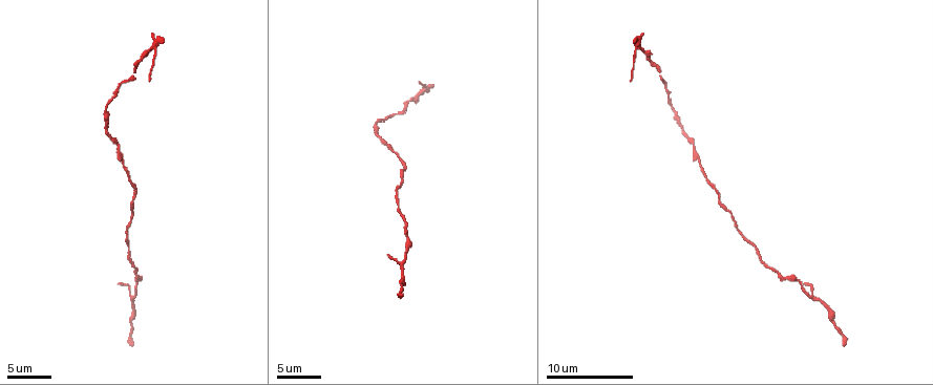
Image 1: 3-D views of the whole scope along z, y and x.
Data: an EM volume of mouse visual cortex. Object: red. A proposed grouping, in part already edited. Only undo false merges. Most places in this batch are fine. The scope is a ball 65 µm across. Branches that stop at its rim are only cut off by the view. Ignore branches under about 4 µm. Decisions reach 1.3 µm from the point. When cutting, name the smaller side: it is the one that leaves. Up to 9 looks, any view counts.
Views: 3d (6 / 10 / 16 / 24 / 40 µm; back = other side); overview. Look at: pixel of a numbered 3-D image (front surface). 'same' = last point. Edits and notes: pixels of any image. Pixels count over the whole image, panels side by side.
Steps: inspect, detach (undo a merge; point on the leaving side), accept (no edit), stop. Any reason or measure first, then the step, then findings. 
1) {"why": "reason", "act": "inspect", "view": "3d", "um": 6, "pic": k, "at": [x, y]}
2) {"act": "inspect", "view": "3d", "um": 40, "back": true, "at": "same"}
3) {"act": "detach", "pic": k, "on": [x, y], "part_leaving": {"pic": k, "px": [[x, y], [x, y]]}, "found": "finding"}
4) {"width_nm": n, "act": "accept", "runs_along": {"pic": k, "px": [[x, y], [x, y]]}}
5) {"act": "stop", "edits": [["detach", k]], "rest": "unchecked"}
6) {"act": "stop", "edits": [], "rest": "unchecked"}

{"why": "small branch off a trunk", "act": "inspect", "view": "3d", "um": 10, "pic": 1, "at": [153, 49]}

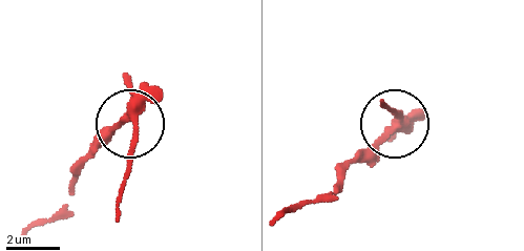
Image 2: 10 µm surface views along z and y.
{"act": "inspect", "view": "3d", "um": 10, "back": true, "pic": 2, "at": [399, 119]}

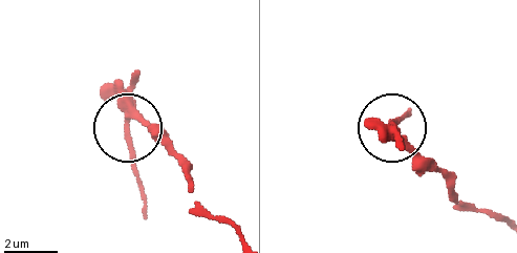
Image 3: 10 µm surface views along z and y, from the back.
{"width_nm": 260, "act": "detach", "pic": 3, "on": [125, 107], "found": "a second neuron is stuck on"}

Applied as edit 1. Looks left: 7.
{"why": "thick turns thin", "act": "inspect", "view": "3d", "um": 10, "pic": 1, "at": [674, 111]}

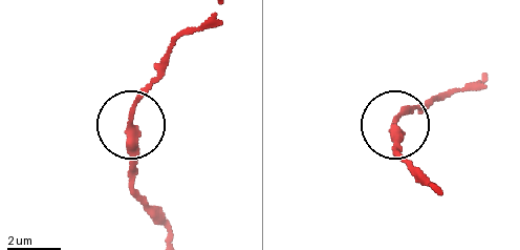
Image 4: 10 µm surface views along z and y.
{"act": "accept", "runs_along": {"pic": 4, "px": [[171, 235], [132, 174], [132, 106], [164, 55]]}, "found": "all the same neuron"}

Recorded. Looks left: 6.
{"why": "a narrow waist", "act": "inspect", "view": "3d", "um": 10, "pic": 1, "at": [116, 149]}

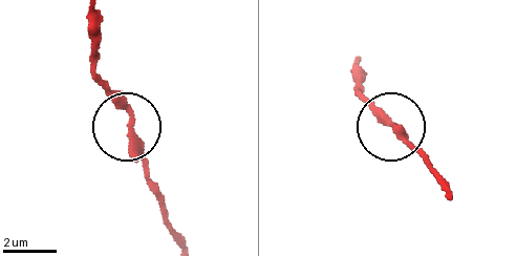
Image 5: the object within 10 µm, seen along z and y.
{"why": "from behind", "act": "inspect", "view": "3d", "um": 10, "back": true, "pic": 5, "at": [131, 119]}

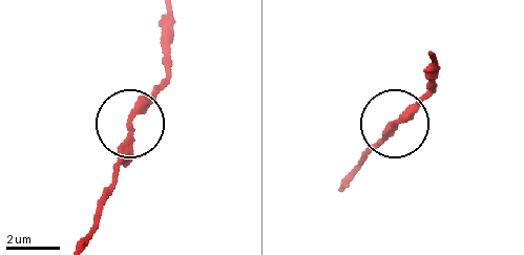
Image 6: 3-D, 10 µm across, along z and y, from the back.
{"act": "accept", "found": "continuous, no second neuron"}

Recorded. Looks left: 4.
{"why": "narrows sharply", "act": "inspect", "view": "3d", "um": 10, "pic": 1, "at": [133, 213]}

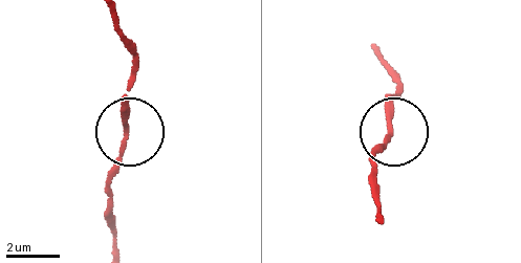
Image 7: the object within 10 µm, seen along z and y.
{"width_nm": 140, "act": "accept", "runs_along": {"pic": 7, "px": [[133, 50], [126, 143], [108, 201]]}, "found": "continuous, no second neuron"}

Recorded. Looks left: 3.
{"act": "stop", "edits": [["detach", 3]], "rest": "unchecked"}

